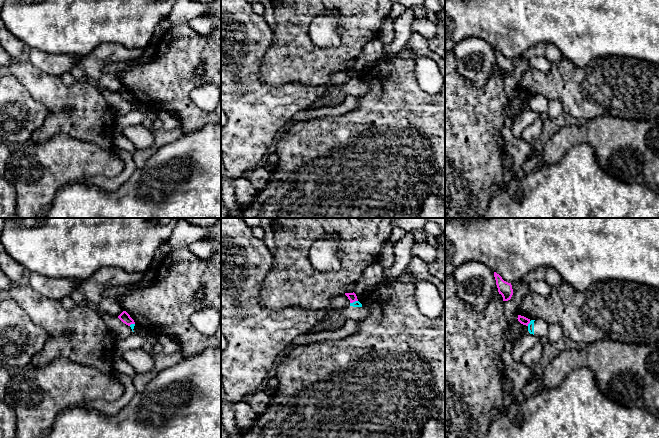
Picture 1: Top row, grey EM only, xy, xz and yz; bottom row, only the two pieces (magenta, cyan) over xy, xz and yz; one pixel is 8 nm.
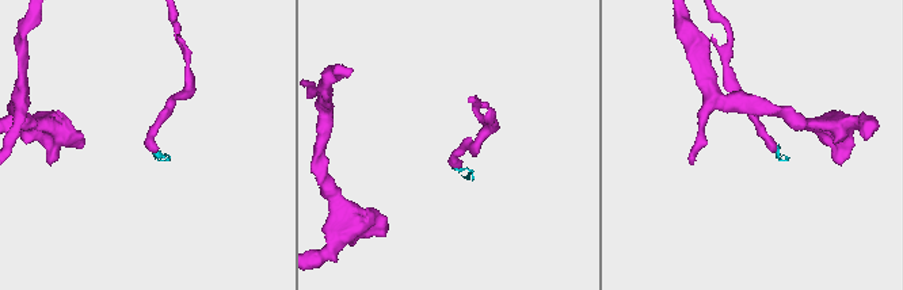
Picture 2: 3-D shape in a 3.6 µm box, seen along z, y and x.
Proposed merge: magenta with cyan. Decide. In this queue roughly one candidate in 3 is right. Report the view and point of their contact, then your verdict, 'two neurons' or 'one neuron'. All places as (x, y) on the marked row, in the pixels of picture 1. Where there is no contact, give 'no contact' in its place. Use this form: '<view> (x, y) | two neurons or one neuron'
yz (529, 322) | two neurons

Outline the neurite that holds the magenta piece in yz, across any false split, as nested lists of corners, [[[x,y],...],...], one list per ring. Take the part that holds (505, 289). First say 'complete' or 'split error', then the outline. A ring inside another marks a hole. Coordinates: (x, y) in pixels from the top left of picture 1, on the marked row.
complete; [[[494,272],[494,277],[496,280],[496,285],[498,288],[499,294],[502,295],[503,301],[508,301],[513,295],[513,289],[511,283],[508,283],[502,279],[502,277]]]

